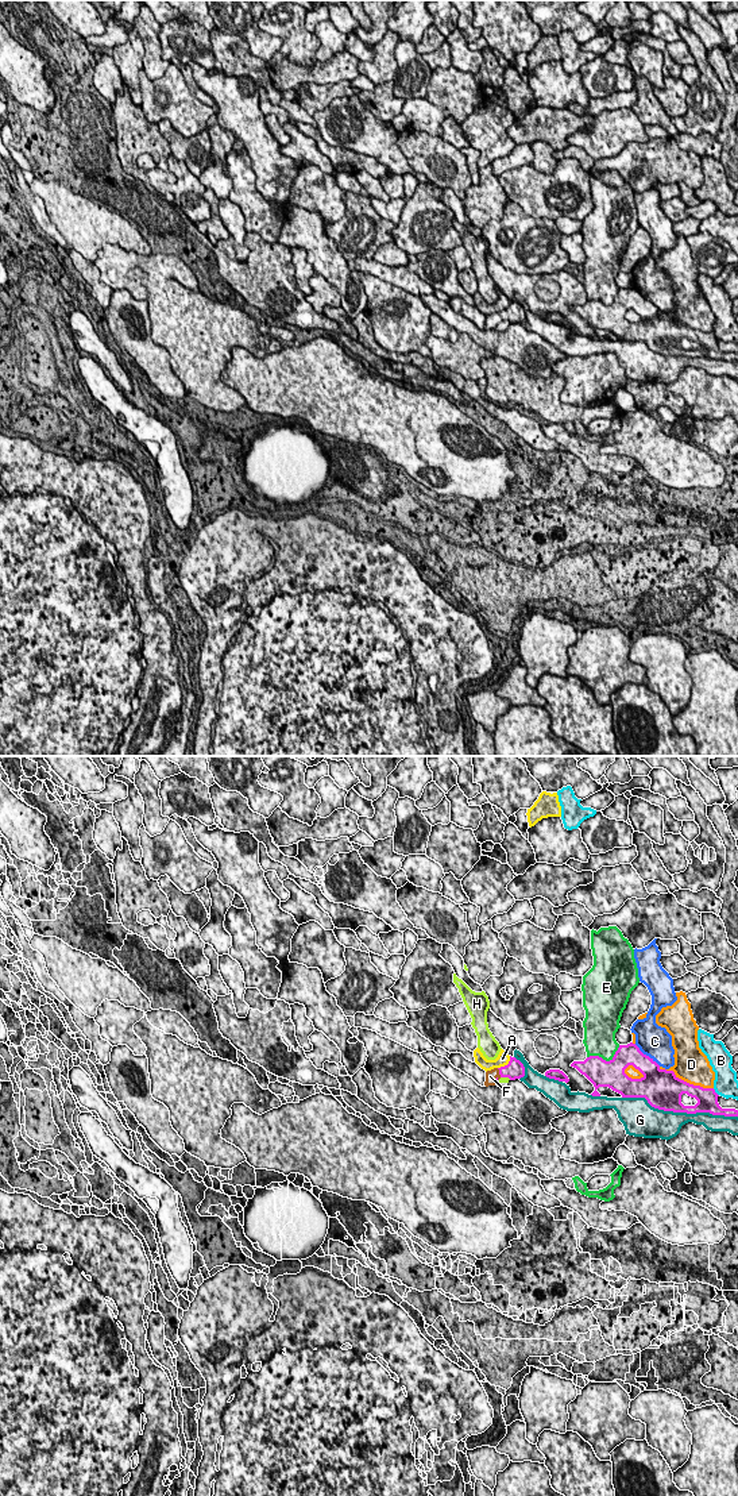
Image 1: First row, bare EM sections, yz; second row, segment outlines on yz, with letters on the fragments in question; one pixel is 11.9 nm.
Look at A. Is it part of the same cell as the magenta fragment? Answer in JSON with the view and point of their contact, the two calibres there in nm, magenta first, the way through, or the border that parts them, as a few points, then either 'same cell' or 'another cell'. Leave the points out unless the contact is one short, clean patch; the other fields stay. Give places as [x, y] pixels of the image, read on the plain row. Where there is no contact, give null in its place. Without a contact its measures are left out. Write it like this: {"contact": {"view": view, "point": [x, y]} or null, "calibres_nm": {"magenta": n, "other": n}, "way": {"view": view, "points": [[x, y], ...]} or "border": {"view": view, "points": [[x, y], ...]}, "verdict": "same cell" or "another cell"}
{"contact": {"view": "yz", "point": [507, 308]}, "calibres_nm": {"magenta": 220, "other": 140}, "border": {"view": "yz", "points": [[510, 300], [510, 304], [498, 312]]}, "verdict": "another cell"}

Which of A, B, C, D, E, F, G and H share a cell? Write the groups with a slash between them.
A / B / C / D / E / F / G / H

